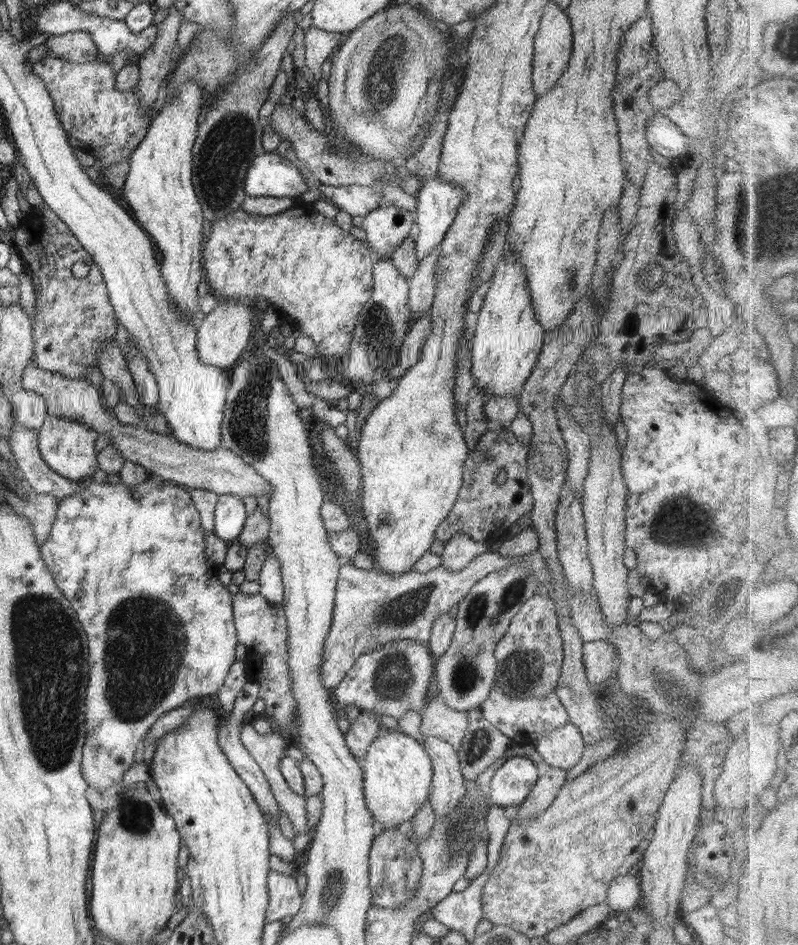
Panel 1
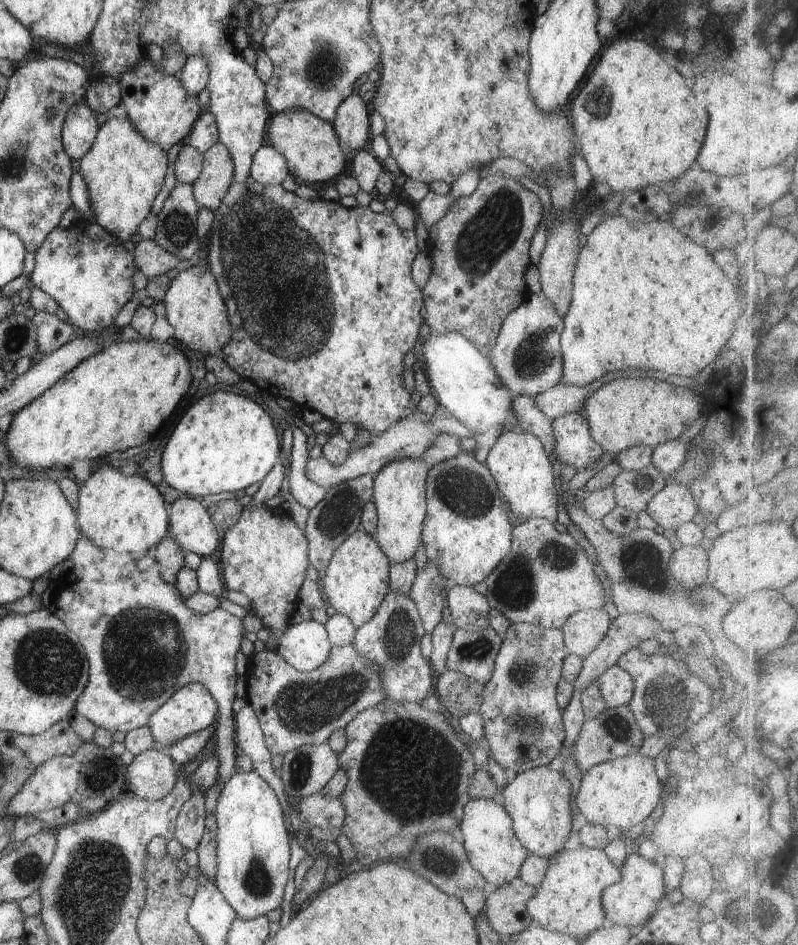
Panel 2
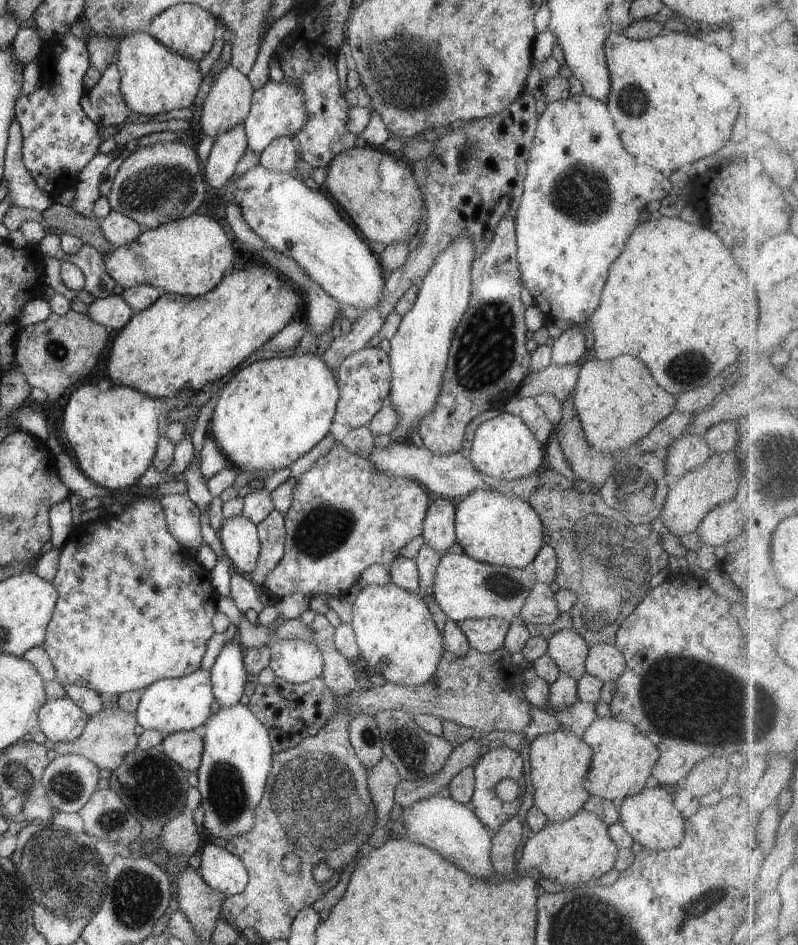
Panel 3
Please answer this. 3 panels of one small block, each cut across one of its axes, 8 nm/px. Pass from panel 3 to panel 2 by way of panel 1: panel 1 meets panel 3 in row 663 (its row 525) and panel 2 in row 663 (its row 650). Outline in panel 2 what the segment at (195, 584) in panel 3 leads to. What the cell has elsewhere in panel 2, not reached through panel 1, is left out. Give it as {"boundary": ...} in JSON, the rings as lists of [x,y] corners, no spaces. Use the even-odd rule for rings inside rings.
{"boundary":[[[80,534],[78,542],[76,542],[76,547],[72,554],[70,554],[70,559],[72,559],[72,568],[64,572],[64,574],[61,574],[56,581],[52,581],[50,588],[54,590],[55,595],[53,594],[51,597],[50,609],[53,611],[54,616],[60,618],[60,620],[66,624],[66,628],[77,636],[86,654],[86,658],[88,658],[88,662],[90,662],[90,664],[87,664],[88,668],[90,668],[89,680],[86,688],[84,688],[84,692],[82,692],[80,697],[76,700],[74,713],[88,718],[97,728],[108,730],[112,734],[116,732],[128,733],[132,730],[144,727],[145,725],[148,726],[150,716],[152,716],[160,706],[163,706],[170,699],[170,696],[174,695],[174,692],[188,684],[200,682],[200,684],[206,686],[206,690],[210,692],[210,695],[214,698],[214,702],[216,702],[216,706],[218,706],[217,720],[214,723],[216,730],[216,732],[214,732],[216,735],[216,748],[218,748],[217,756],[218,760],[220,760],[218,779],[226,783],[237,773],[235,770],[236,744],[234,741],[236,726],[234,723],[235,713],[232,710],[232,705],[237,698],[236,682],[238,682],[238,674],[236,674],[235,657],[238,651],[241,650],[241,641],[246,635],[242,619],[238,618],[238,616],[234,617],[234,614],[230,614],[230,612],[226,612],[226,610],[222,610],[222,608],[216,608],[214,612],[208,612],[208,614],[204,616],[190,610],[185,604],[186,600],[180,595],[180,592],[175,586],[172,586],[172,584],[162,579],[162,564],[156,560],[156,547],[150,548],[150,550],[146,550],[140,555],[119,554],[112,550],[102,550],[102,548],[98,548],[92,540],[88,540],[88,538],[84,538],[84,536]]]}

